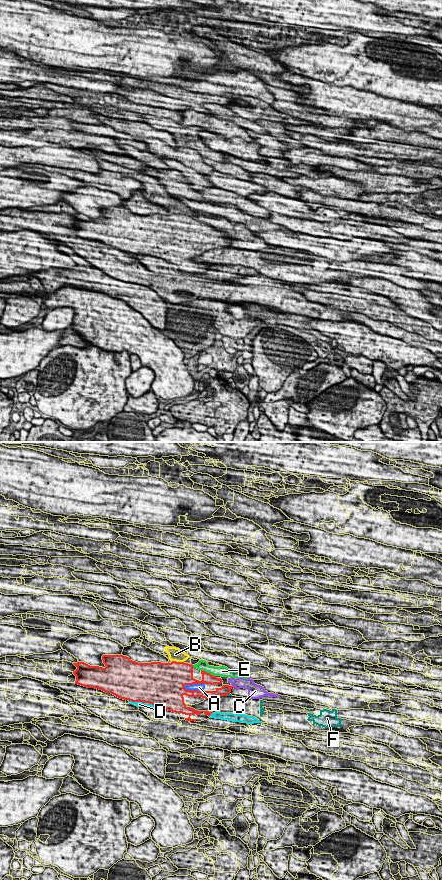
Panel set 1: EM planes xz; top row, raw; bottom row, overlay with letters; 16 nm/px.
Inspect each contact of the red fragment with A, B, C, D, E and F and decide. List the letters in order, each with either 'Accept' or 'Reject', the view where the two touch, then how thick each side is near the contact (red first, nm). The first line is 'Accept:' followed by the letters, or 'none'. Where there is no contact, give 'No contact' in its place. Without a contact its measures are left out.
Accept: F
A: Reject. Touches red in xz. Thickness 380 nm (red) against 130 nm
B: Reject. Touches red in xz. Thickness 460 nm (red) against 220 nm
C: Reject. Touches red in xz. Thickness 160 nm (red) against 170 nm
D: Reject. Touches red in xz. Thickness 500 nm (red) against 100 nm
E: Reject. Touches red in xz. Thickness 180 nm (red) against 170 nm
F: Accept. Touches red in xz. Thickness 160 nm (red) against 30 nm

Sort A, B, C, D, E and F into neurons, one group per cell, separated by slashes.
A / B / C E / D / F

